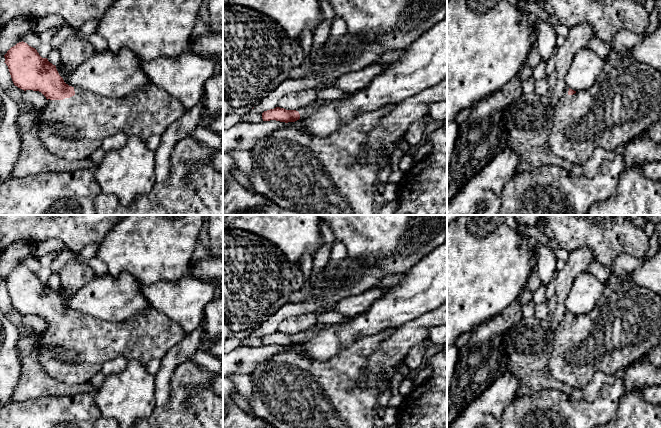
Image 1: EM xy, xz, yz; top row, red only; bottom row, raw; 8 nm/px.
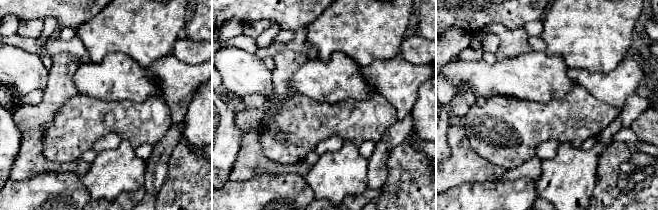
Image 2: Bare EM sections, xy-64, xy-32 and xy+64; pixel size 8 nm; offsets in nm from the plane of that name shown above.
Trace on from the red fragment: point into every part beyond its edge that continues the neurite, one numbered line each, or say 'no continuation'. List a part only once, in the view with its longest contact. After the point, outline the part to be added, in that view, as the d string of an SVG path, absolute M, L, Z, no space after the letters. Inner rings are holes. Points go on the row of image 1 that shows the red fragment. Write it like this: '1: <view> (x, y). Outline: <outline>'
1: xy (73, 128). Outline: M149 84L124 98L108 98L74 88L75 95L63 100L46 101L38 123L39 136L53 155L68 161L82 161L99 147L102 141L118 132L146 141L152 135L162 136L166 129L185 113L184 106L165 90Z

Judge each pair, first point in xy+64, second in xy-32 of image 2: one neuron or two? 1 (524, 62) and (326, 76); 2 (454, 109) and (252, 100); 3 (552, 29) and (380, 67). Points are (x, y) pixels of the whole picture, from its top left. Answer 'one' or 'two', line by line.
1: one
2: one
3: two

